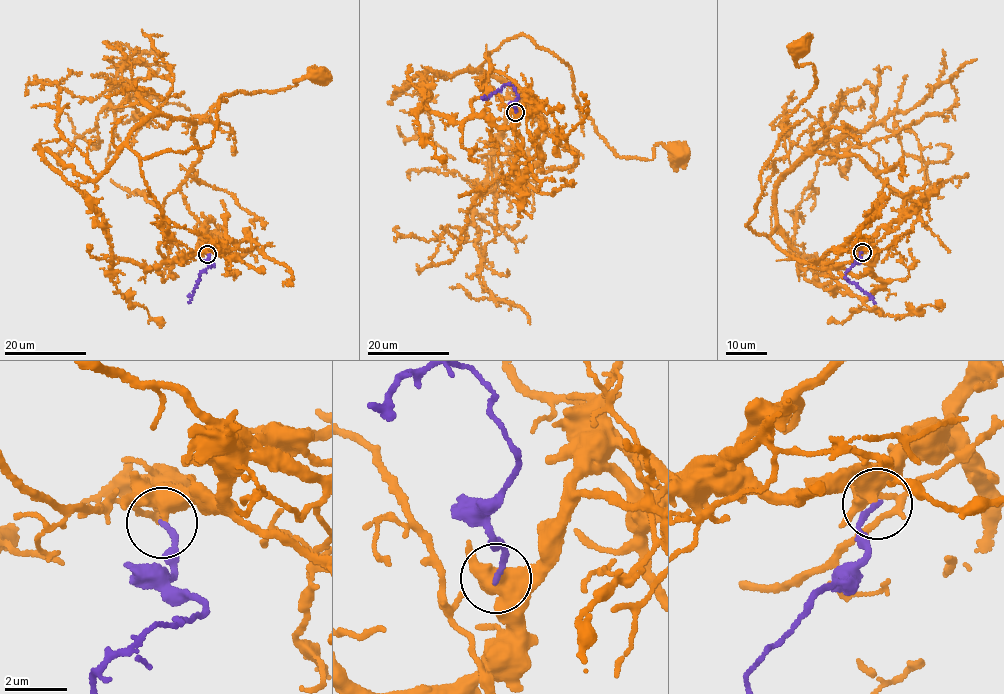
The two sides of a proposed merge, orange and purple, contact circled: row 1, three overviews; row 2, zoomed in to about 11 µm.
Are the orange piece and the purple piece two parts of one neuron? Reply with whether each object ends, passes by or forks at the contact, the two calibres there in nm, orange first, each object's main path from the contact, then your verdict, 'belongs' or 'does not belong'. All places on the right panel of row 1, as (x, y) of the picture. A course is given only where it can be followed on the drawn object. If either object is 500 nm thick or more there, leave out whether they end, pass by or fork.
550/160 nm | orange via (861, 251), (836, 249), (805, 263), (747, 224), (762, 168), (816, 81), (813, 64), (795, 61), (802, 45) | purple via (861, 251), (858, 261), (845, 275), (846, 279), (868, 294), (876, 304) | does not belong

